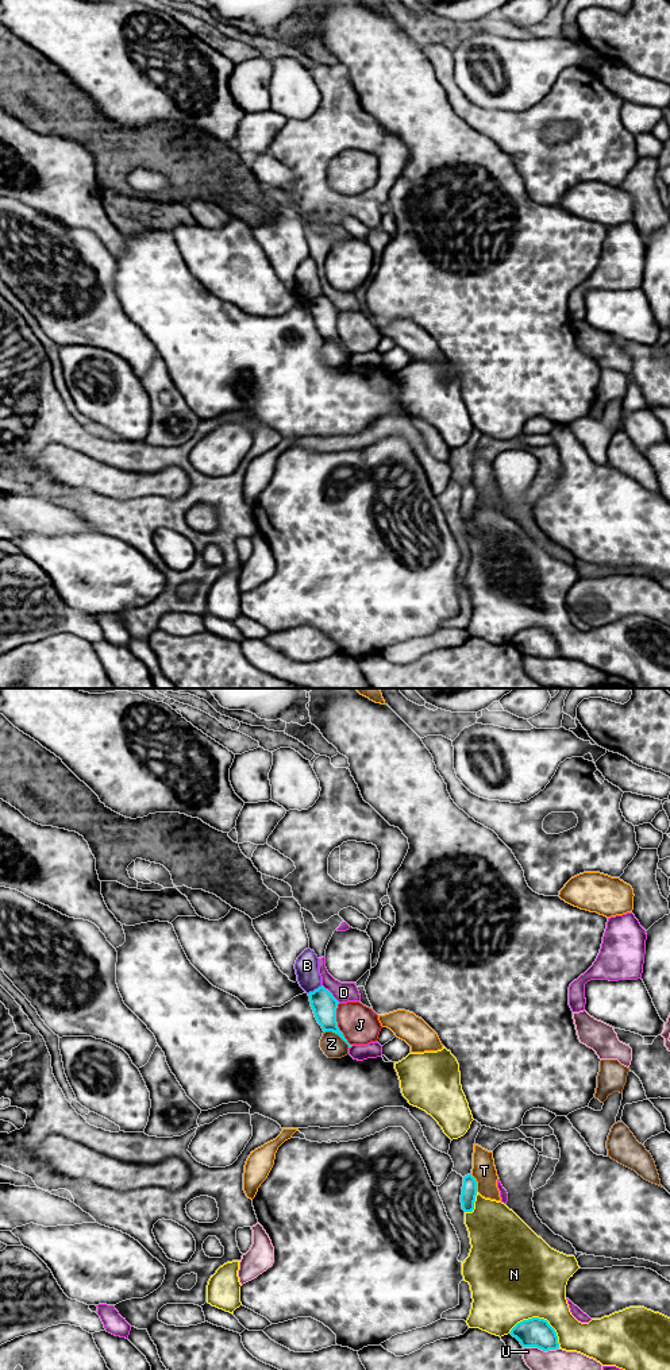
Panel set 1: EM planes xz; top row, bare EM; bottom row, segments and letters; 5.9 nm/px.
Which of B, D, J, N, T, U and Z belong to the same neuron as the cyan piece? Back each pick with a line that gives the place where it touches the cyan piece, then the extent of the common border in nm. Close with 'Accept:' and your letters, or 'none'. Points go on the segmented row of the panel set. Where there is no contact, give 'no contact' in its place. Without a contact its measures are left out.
Accept: none

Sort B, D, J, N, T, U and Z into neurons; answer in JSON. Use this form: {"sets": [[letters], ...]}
{"sets": [["B", "T"], ["D"], ["J"], ["N"], ["U"], ["Z"]]}

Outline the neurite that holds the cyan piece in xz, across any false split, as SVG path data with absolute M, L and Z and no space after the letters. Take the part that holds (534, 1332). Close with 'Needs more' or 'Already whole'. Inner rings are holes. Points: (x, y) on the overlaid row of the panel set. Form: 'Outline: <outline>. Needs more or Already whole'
Outline: M532 1317L517 1323L509 1332L523 1347L538 1347L543 1351L559 1348L555 1330L547 1320Z. Already whole

